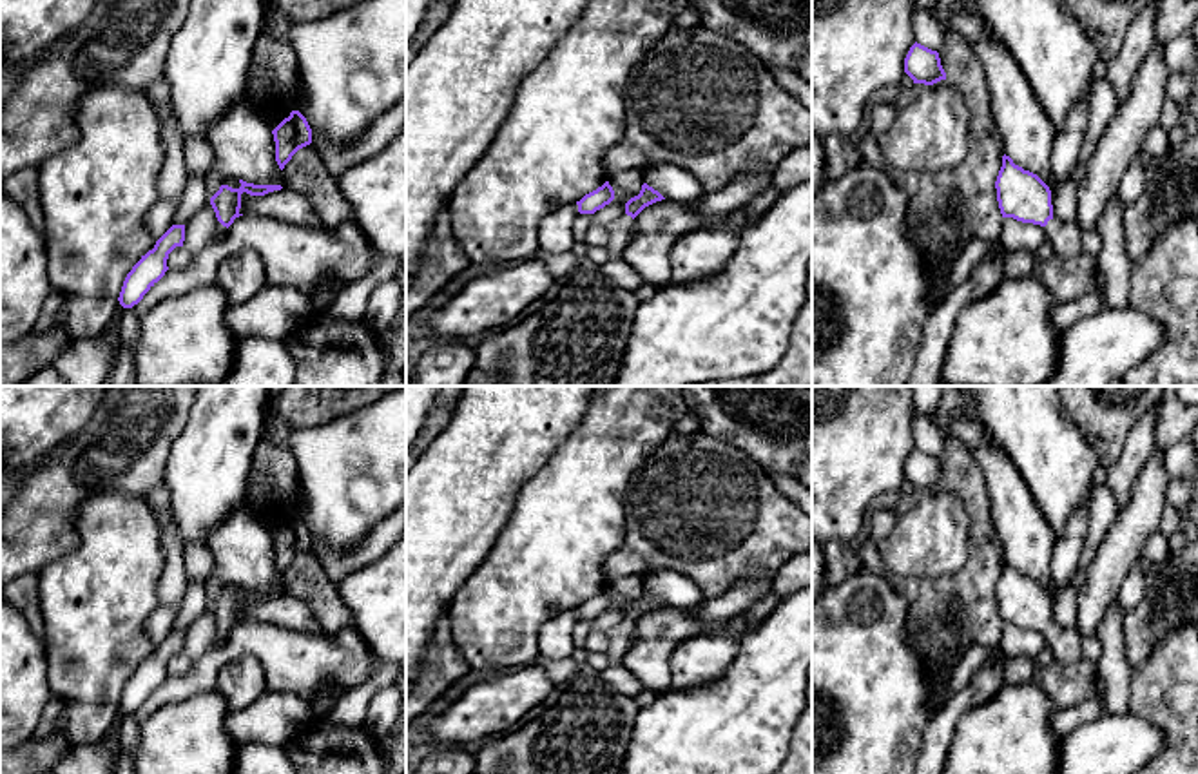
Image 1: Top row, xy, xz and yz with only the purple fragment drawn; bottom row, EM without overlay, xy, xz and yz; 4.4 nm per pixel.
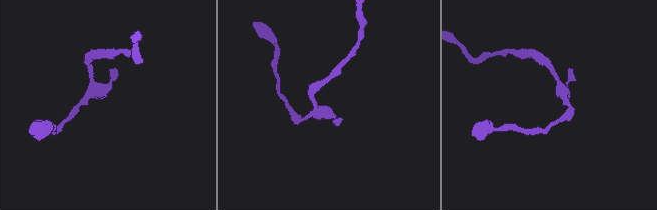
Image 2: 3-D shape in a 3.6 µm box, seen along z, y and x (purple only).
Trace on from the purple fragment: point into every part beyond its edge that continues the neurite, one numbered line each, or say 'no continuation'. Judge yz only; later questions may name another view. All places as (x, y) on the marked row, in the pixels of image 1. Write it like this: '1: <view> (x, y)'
1: yz (1066, 236)

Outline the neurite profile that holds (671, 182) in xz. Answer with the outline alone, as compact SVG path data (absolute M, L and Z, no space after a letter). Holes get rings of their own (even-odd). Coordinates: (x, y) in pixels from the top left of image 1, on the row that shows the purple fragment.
M656 163L642 169L643 183L658 190L665 199L696 201L705 196L698 178L681 167Z

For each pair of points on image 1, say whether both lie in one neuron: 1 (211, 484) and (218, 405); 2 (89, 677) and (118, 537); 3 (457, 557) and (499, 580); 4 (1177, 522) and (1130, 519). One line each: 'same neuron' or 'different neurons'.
1: same neuron
2: same neuron
3: different neurons
4: different neurons

